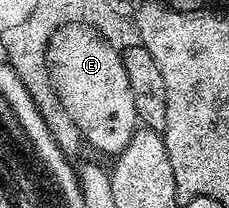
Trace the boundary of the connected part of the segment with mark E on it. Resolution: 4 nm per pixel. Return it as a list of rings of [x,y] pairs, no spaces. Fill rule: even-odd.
[[[82,23],[56,35],[52,50],[55,87],[75,117],[72,126],[83,132],[91,146],[104,151],[108,157],[118,155],[137,130],[133,93],[129,93],[129,77],[125,77],[122,54],[101,34]]]

